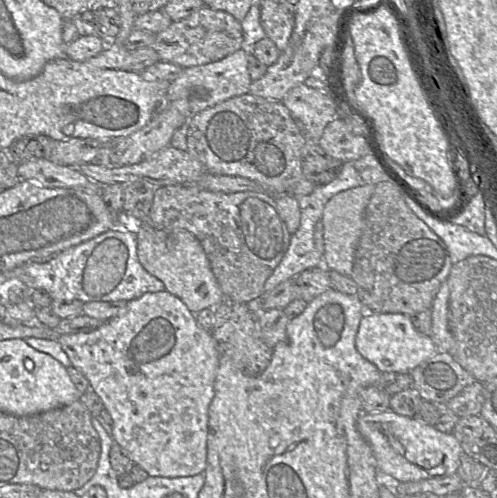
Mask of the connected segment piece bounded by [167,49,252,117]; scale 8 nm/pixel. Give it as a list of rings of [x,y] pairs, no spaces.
[[[242,49],[205,65],[183,68],[167,92],[167,101],[186,117],[213,107],[235,96],[249,93],[252,80],[248,72],[248,53]]]

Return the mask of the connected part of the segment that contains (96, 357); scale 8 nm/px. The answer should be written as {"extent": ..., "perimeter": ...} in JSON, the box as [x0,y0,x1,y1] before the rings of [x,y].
{"extent":[58,290,218,477],"perimeter":[[[167,290],[146,293],[139,298],[127,302],[125,310],[118,316],[104,321],[97,329],[88,333],[64,334],[58,339],[64,352],[76,369],[87,378],[91,388],[102,400],[109,412],[112,422],[112,438],[123,449],[134,465],[143,468],[150,477],[187,477],[205,471],[207,462],[207,436],[208,436],[208,410],[214,397],[214,382],[218,370],[218,351],[210,331],[202,329],[196,321],[196,314],[192,313],[186,305]]]}

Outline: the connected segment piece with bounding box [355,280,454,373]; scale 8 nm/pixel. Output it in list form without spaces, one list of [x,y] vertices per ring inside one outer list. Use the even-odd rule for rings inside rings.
[[[447,280],[444,281],[431,307],[432,338],[422,335],[414,328],[410,316],[404,314],[365,313],[362,317],[355,337],[355,347],[359,354],[375,365],[381,373],[410,373],[415,367],[436,355],[438,352],[450,353],[454,346],[454,338],[449,328],[448,308],[450,289]]]

